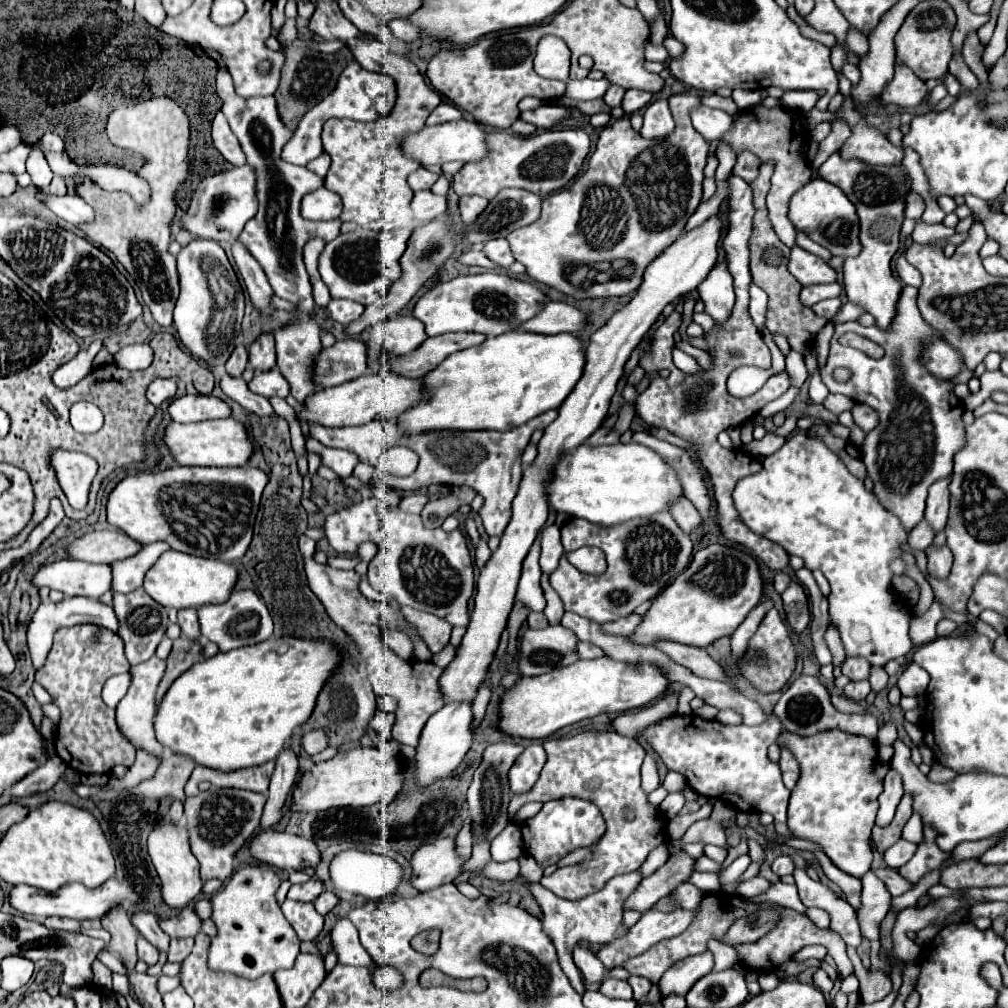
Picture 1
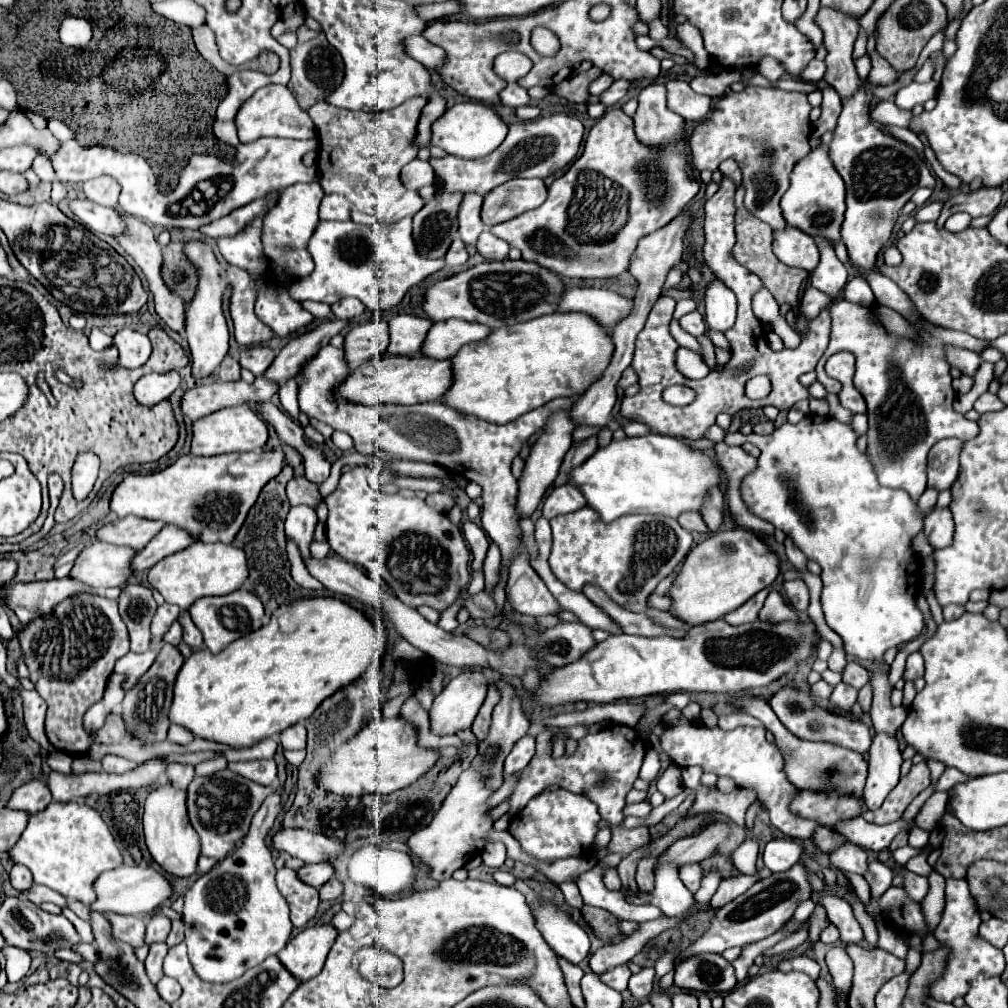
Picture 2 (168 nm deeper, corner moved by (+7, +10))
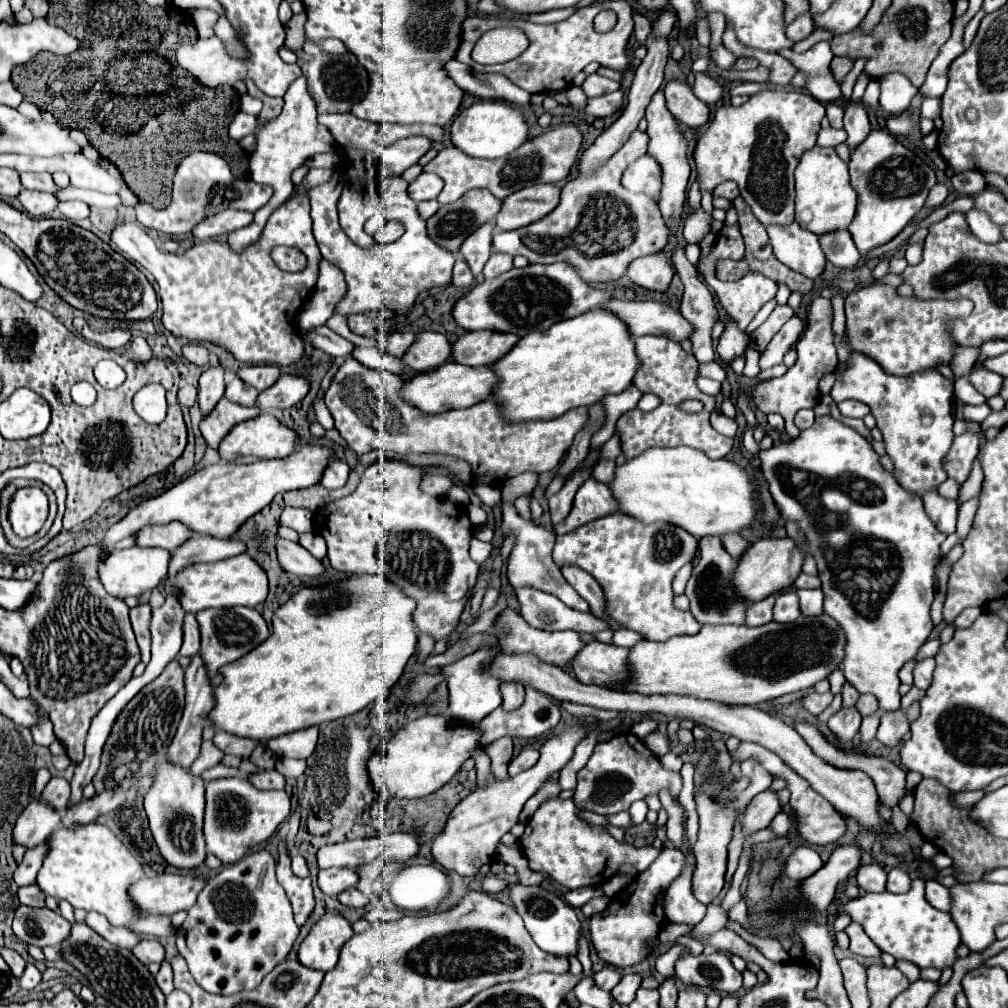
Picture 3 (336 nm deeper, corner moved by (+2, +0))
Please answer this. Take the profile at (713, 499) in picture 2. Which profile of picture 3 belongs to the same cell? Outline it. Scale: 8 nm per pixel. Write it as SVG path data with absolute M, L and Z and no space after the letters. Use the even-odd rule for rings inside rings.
M739 533L723 535L723 537L721 537L721 541L723 541L723 547L727 549L727 553L729 553L729 555L733 555L733 557L739 557L739 555L747 549L747 545L749 545L749 541L745 541Z

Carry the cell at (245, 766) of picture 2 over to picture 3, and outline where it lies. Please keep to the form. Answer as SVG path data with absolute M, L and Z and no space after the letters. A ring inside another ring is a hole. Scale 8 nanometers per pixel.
M259 769L253 775L249 775L247 779L257 789L283 789L285 787L285 777L281 773L277 773L275 769L271 769L271 771L261 771Z

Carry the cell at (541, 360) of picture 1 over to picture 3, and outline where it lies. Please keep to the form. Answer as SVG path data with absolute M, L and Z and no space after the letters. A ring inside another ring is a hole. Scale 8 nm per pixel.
M597 307L575 319L559 321L543 333L531 333L521 337L507 355L497 359L489 367L491 371L497 373L493 401L499 407L501 417L507 423L521 423L521 421L553 419L563 415L569 409L575 409L581 405L589 407L593 403L599 403L605 395L621 393L625 387L631 385L631 379L639 367L639 359L635 355L635 343L631 341L625 323L615 319L613 313L605 309L601 311Z

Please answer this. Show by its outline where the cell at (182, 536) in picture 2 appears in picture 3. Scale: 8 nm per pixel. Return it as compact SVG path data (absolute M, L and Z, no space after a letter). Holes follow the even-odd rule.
M193 535L187 543L181 543L171 553L169 575L175 575L187 565L201 563L201 561L219 561L245 551L245 545L235 539L215 539L209 535Z

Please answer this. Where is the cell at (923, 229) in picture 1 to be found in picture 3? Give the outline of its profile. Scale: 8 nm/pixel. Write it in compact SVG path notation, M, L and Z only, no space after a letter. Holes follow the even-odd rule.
M967 211L965 213L967 217L967 225L969 225L969 231L983 243L997 243L1001 239L1001 231L999 231L999 225L993 225L989 221L989 217L981 211Z

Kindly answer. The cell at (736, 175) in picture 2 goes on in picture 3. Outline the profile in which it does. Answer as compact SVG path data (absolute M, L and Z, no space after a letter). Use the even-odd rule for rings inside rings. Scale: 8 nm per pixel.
M723 181L721 185L715 187L713 193L719 195L719 197L725 197L725 199L729 199L729 201L733 201L735 197L739 197L739 187L737 187L735 181Z

